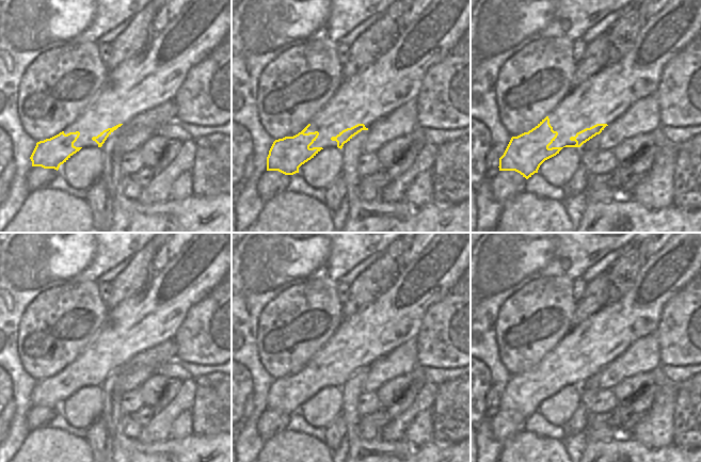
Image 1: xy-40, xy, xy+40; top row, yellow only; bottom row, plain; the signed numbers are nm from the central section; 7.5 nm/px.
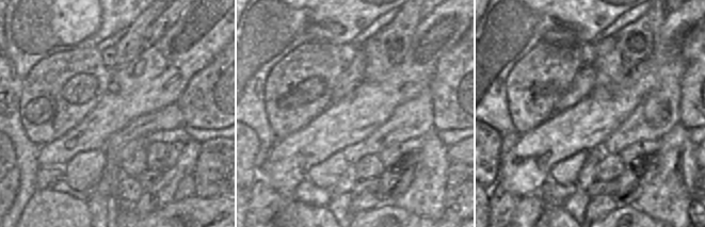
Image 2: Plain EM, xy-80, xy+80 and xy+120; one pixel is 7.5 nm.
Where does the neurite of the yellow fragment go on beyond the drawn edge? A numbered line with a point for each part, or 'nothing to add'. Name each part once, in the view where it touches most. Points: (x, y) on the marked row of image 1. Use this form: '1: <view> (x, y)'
1: xy+40 (604, 97)

